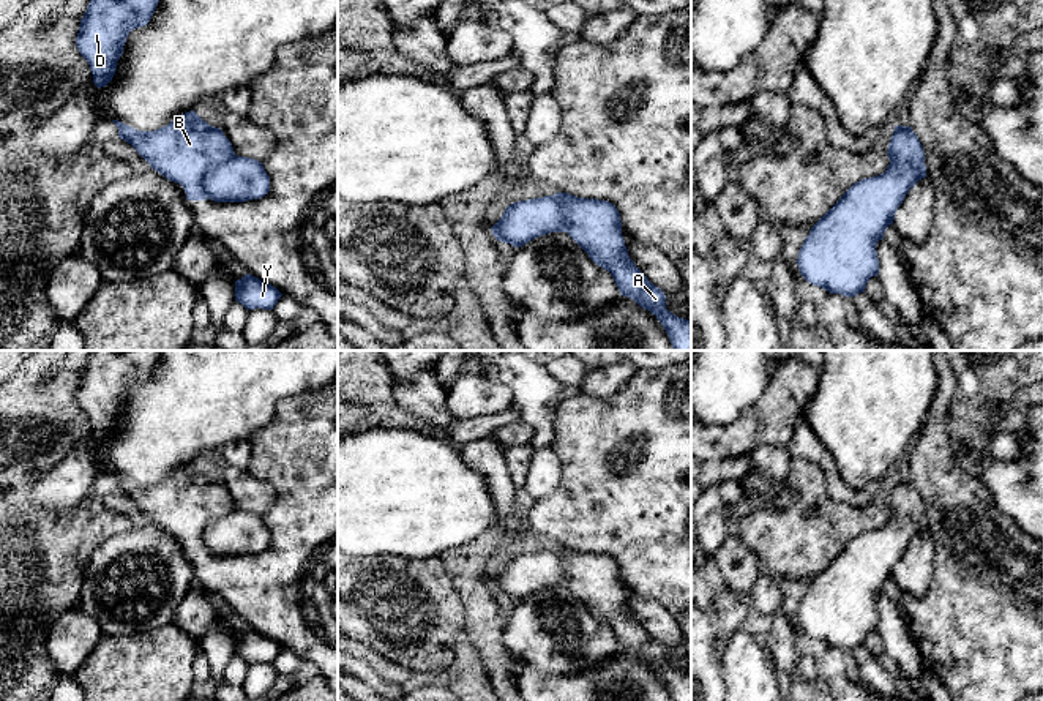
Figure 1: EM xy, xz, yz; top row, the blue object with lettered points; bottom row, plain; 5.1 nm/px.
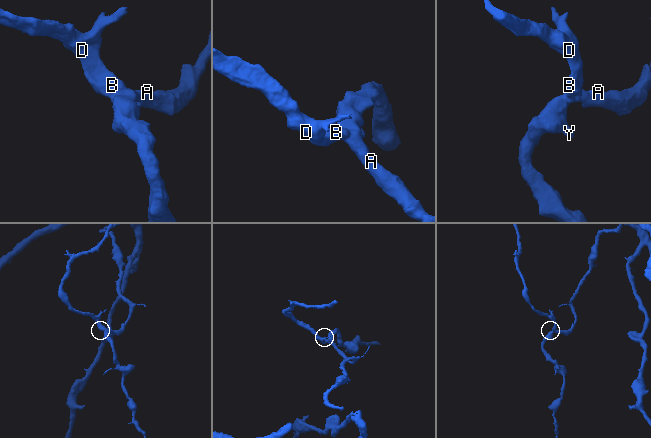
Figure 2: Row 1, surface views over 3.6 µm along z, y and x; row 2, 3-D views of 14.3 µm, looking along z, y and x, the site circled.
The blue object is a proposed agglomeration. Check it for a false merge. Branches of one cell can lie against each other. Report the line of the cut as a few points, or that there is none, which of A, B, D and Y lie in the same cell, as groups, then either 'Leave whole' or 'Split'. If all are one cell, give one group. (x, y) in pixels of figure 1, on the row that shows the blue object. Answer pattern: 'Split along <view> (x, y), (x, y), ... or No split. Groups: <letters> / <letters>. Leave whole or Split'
Split along xy (235, 155), (215, 163), (205, 172), (204, 191), (207, 198). Groups: A Y / B D. Split

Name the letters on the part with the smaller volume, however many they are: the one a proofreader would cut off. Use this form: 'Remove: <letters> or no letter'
Remove: B, D

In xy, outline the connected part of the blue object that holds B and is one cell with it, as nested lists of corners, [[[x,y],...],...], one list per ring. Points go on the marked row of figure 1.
[[[194,111],[155,131],[137,131],[118,120],[112,122],[118,137],[131,144],[151,169],[185,188],[188,201],[208,199],[205,172],[235,156],[222,129],[210,126]]]

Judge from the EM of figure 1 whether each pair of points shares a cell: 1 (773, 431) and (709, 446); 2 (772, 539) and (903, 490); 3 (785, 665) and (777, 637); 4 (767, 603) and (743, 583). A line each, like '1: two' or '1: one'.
1: one
2: one
3: one
4: two

